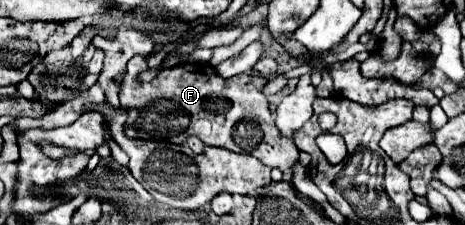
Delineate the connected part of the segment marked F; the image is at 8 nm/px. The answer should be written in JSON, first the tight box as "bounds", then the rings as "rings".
{"bounds":[119,57,299,187],"rings":[[[133,57],[127,63],[127,75],[119,91],[121,109],[127,111],[127,121],[123,125],[127,137],[181,145],[189,135],[197,135],[209,147],[247,153],[271,169],[281,169],[283,181],[293,187],[293,165],[299,159],[299,149],[293,139],[281,135],[275,125],[267,107],[267,97],[261,93],[267,79],[255,75],[219,79],[209,63],[187,63],[161,71],[159,77],[143,83],[139,81],[143,67],[145,59]]]}

